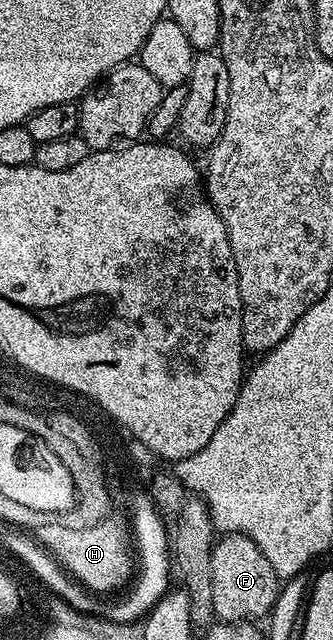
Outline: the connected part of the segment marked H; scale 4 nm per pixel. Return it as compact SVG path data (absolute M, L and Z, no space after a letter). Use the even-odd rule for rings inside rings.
M113 517L104 518L90 528L92 531L65 532L64 527L44 527L40 531L39 542L81 587L93 593L119 592L134 575L133 536L125 524L123 527Z

